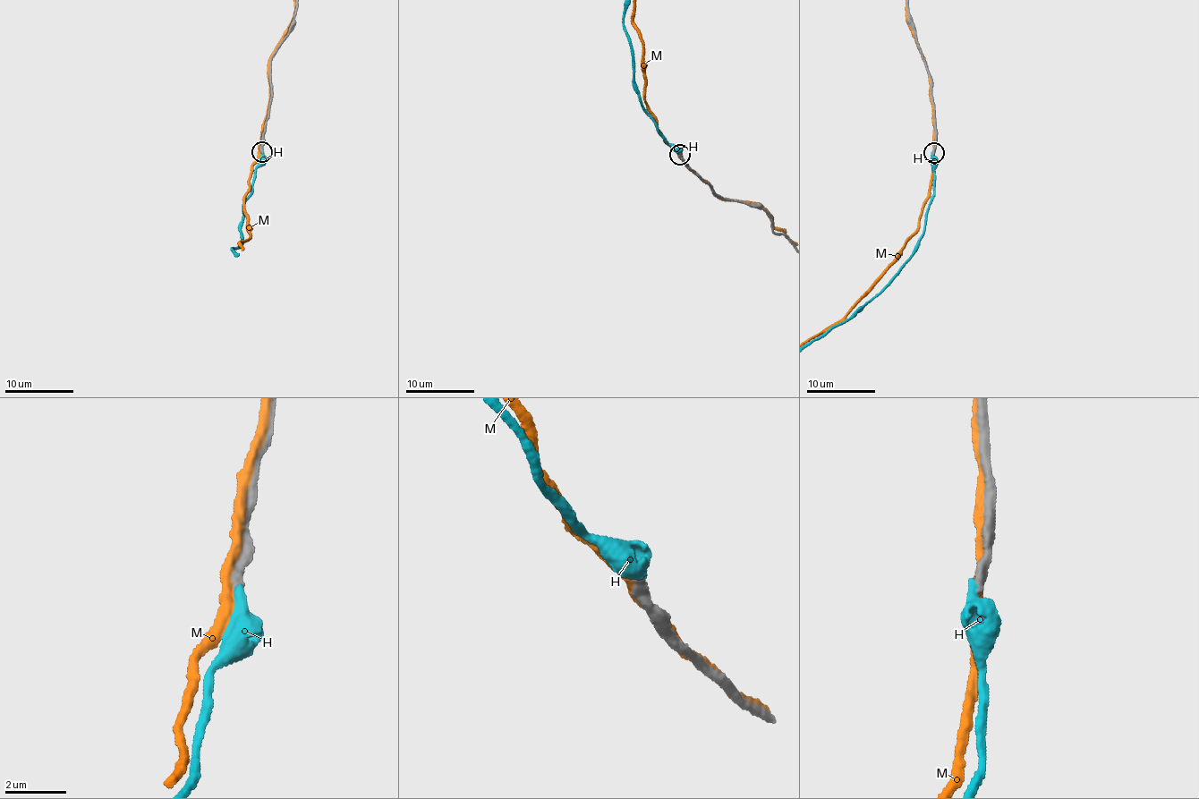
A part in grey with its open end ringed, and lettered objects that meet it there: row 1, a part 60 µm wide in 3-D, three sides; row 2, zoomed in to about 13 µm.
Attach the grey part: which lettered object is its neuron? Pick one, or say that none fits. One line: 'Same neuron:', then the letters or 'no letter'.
Same neuron: no letter

